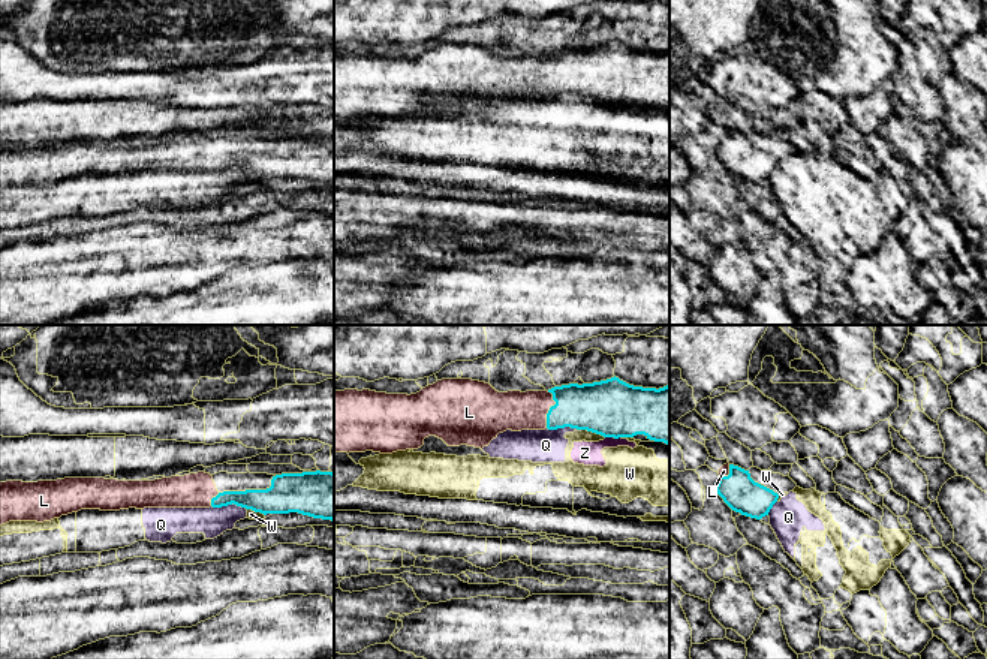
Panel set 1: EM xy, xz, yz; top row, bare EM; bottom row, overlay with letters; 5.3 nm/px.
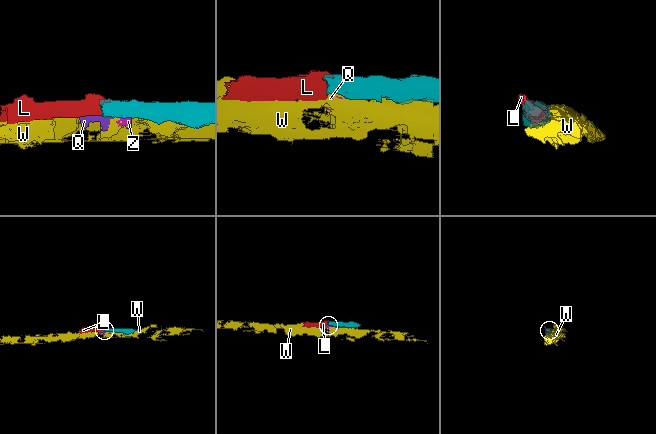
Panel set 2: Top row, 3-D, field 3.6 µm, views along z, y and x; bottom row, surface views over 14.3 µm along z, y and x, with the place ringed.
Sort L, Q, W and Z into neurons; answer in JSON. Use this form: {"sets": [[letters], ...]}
{"sets": [["L"], ["Q", "W", "Z"]]}

